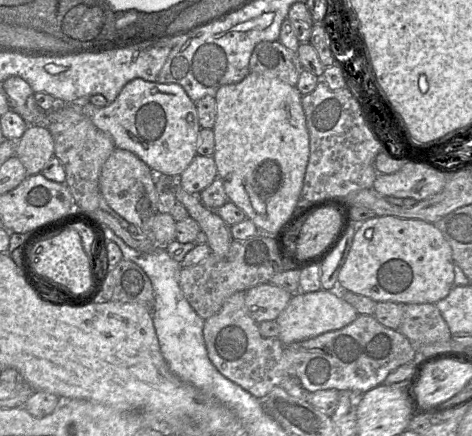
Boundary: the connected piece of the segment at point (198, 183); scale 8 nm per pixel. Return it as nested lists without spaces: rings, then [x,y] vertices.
[[[197,154],[179,176],[179,185],[188,193],[199,195],[217,178],[217,167],[212,156]]]

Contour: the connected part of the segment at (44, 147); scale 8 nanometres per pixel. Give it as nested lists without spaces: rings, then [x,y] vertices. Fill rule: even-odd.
[[[28,125],[15,144],[15,155],[25,167],[28,176],[42,172],[54,157],[54,141],[44,126]]]

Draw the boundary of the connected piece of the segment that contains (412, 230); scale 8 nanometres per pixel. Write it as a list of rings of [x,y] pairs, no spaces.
[[[374,216],[364,221],[354,234],[338,274],[338,288],[376,302],[436,303],[450,293],[454,278],[451,246],[434,223],[396,216]]]

